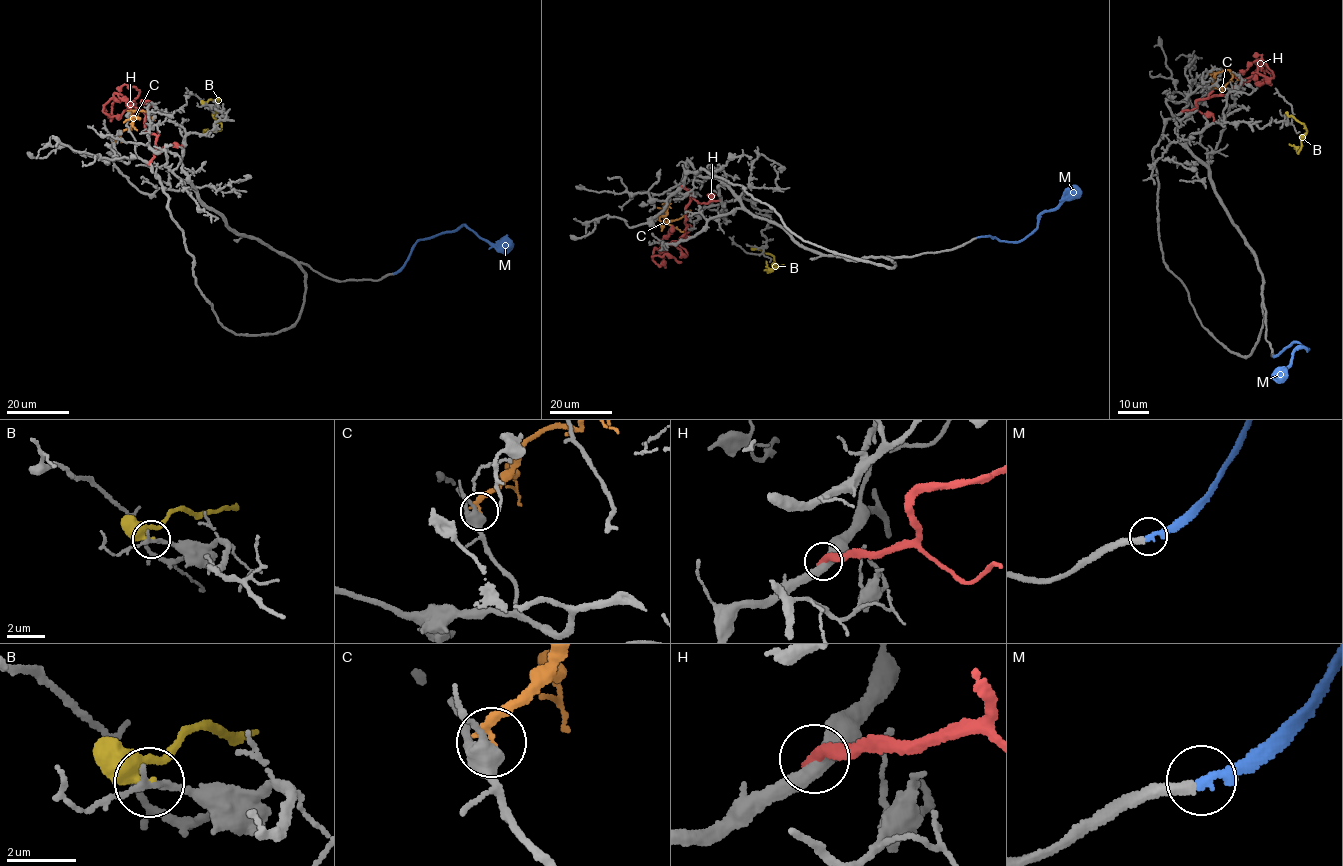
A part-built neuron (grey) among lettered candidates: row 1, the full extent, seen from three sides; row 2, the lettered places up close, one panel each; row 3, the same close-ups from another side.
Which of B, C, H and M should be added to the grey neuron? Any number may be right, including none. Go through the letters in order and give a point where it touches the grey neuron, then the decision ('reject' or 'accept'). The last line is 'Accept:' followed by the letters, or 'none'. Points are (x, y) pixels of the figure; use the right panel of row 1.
B: (1285, 116) | reject
C: (1210, 89) | reject
H: (1181, 112) | reject
M: (1273, 355) | accept
Accept: M

